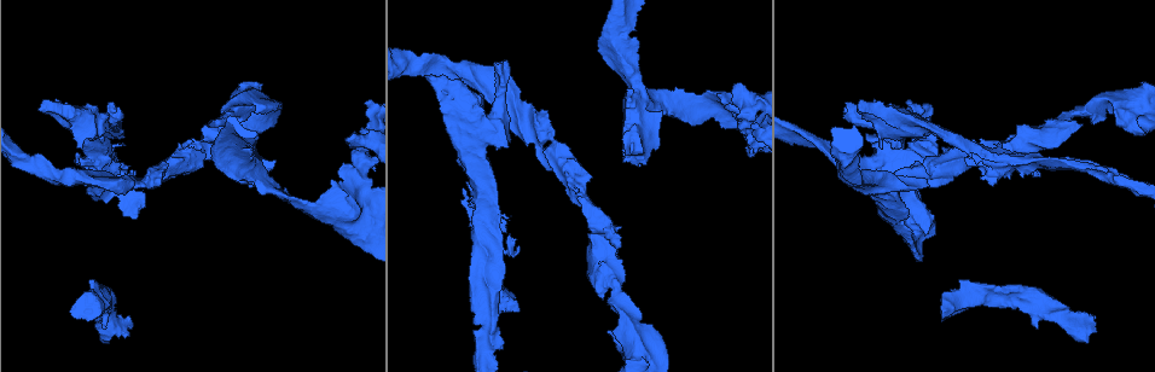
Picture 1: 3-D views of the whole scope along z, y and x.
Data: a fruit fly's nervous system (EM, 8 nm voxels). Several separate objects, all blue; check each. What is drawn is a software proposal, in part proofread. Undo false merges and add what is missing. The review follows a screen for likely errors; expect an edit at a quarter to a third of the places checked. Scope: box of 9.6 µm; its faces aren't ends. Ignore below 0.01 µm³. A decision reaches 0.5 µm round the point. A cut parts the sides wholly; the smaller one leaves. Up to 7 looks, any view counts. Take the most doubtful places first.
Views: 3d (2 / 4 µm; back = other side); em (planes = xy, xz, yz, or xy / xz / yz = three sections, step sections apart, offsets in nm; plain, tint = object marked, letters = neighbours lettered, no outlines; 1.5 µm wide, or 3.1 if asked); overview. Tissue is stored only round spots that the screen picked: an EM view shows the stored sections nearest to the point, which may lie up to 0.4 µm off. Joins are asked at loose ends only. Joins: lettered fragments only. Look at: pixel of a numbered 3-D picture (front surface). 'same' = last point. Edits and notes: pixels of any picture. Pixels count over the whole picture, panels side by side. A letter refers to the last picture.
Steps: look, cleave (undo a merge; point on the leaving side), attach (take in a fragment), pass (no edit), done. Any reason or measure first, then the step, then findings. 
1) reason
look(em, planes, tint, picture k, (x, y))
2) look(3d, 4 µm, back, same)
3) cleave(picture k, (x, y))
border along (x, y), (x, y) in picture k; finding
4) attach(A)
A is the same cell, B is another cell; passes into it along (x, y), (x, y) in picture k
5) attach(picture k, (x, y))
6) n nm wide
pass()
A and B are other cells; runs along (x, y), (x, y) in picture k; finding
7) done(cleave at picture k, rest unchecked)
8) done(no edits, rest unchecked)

four-way junction
look(3d, 2 µm, picture 1, (749, 124))

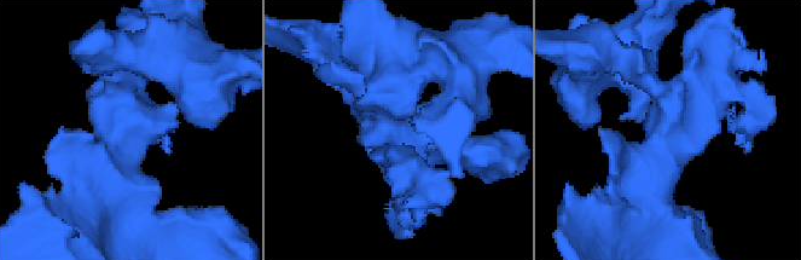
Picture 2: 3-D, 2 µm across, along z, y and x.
look(em, planes, tint, picture 2, (672, 113))

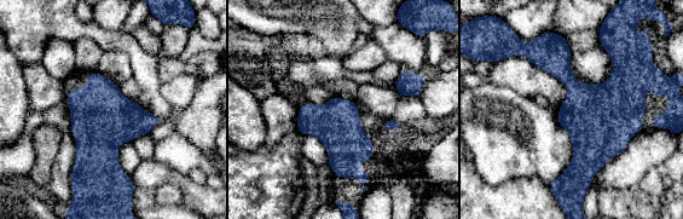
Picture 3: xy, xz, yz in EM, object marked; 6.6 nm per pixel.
look(em, planes, letters, same)

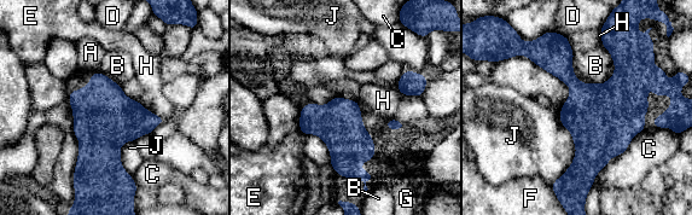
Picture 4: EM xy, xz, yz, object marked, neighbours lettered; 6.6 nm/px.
pass()
A, B, C, D, E, F, G, H and J are other cells; border along (602, 44), (614, 73), (583, 83) in picture 4; one neuron here

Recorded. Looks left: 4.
branch stops here
look(3d, 2 µm, picture 1, (72, 314))

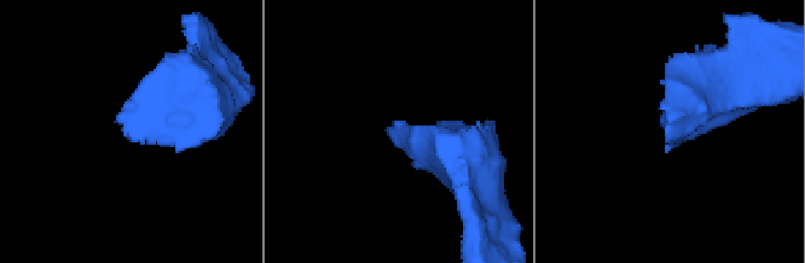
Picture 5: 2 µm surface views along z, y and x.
now the EM
look(em, planes, letters, picture 5, (667, 121))

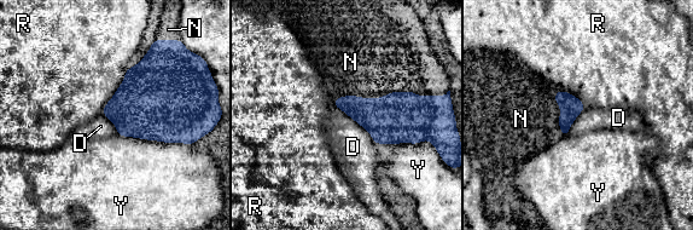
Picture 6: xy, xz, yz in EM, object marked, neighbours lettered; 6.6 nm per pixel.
150 nm wide
attach(N)
N is the same cell, D, R and Y are other cells; passes into it along (397, 118), (380, 97), (362, 64) in picture 6; it goes on there

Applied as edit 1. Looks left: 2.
look(overview)

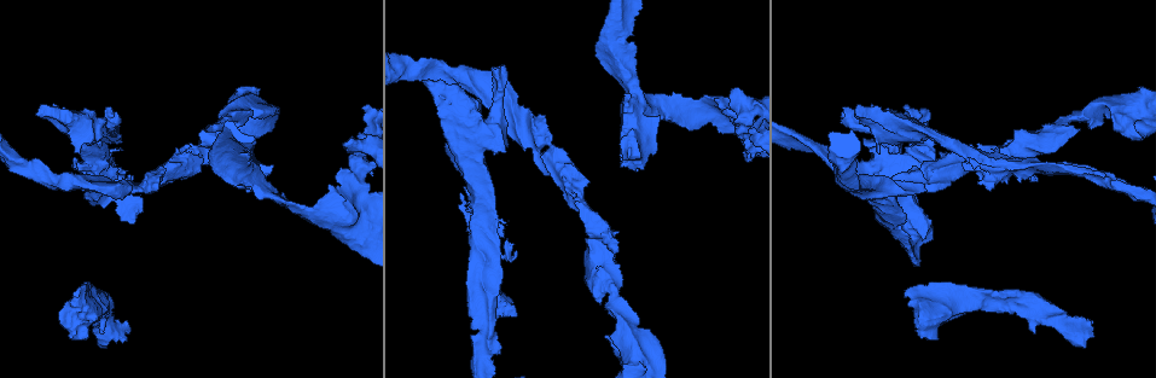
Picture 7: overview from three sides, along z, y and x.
branch stops here
look(em, planes, letters, picture 7, (1000, 313))

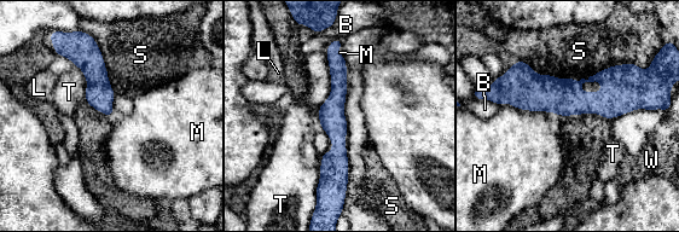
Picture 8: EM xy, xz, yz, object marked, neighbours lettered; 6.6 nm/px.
180 nm wide
pass()
B, L, M, S, T and W are other cells; runs along (337, 45), (337, 158), (332, 187) in picture 8; none of them fits

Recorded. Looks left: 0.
done(attach at picture 6, rest unchecked)

